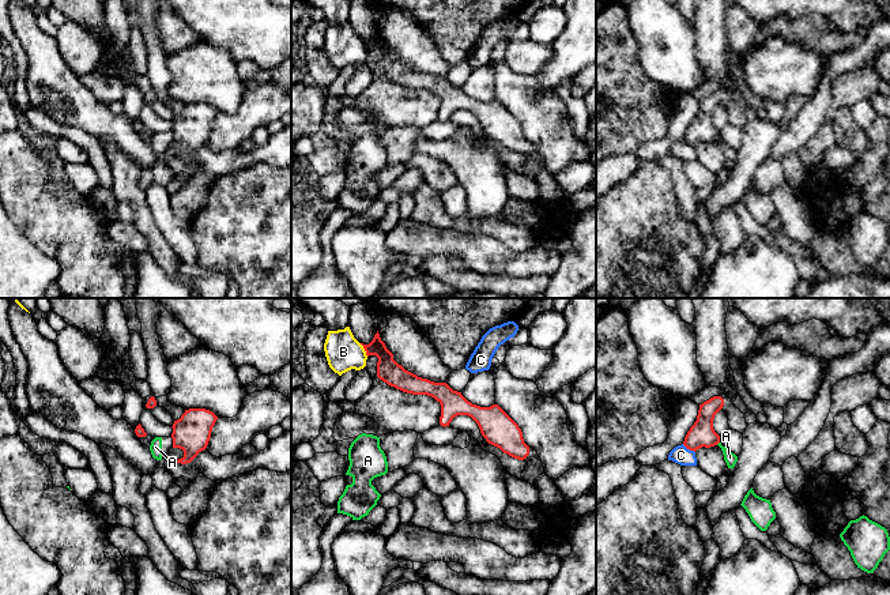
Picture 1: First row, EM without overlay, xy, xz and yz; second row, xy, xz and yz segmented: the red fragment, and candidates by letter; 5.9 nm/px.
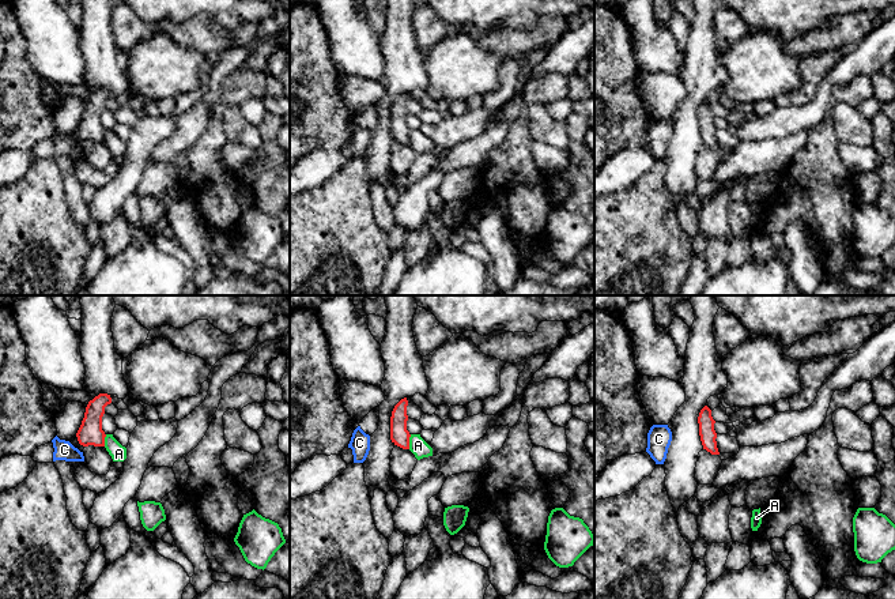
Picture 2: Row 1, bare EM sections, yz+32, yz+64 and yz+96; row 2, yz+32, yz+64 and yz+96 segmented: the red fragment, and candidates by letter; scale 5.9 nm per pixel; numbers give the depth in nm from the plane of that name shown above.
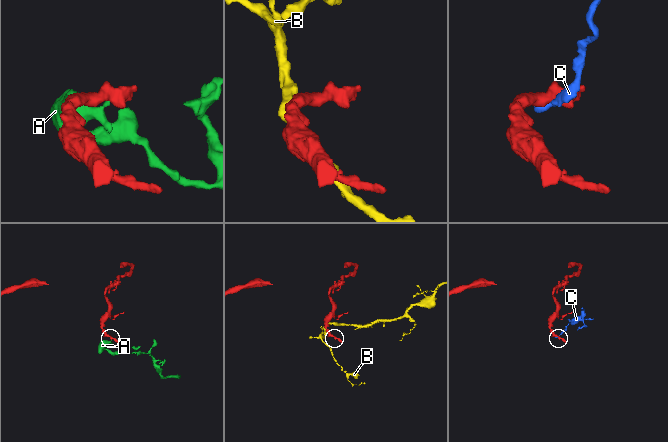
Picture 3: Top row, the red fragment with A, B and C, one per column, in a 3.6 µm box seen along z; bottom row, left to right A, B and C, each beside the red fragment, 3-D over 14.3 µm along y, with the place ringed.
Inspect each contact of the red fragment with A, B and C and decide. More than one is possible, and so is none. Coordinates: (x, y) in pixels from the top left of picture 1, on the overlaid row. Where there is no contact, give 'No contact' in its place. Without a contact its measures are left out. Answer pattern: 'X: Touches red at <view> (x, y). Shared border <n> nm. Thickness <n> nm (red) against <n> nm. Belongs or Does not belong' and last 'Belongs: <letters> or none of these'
A: Touches red at yz (717, 443). Shared border 30 nm. Thickness 150 nm (red) against 70 nm. Does not belong
B: Touches red at xz (365, 350). Shared border 90 nm. Thickness 140 nm (red) against 220 nm. Does not belong
C: Touches red at yz (689, 448). Shared border 90 nm. Thickness 150 nm (red) against 110 nm. Does not belong
Belongs: none of these

